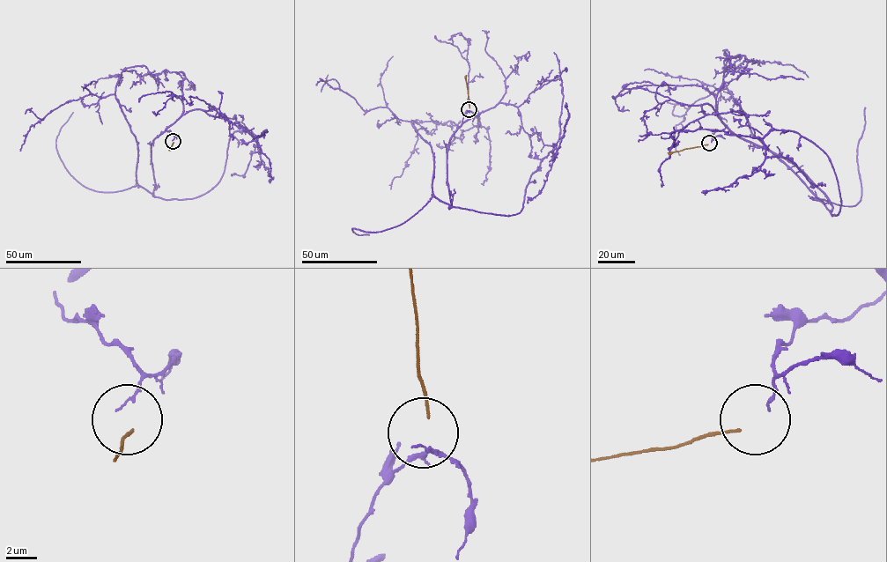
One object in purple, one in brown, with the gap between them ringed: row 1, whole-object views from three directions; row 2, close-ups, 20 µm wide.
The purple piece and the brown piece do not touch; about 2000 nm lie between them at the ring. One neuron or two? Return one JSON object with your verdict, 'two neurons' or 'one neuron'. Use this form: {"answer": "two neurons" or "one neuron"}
{"answer": "two neurons"}

